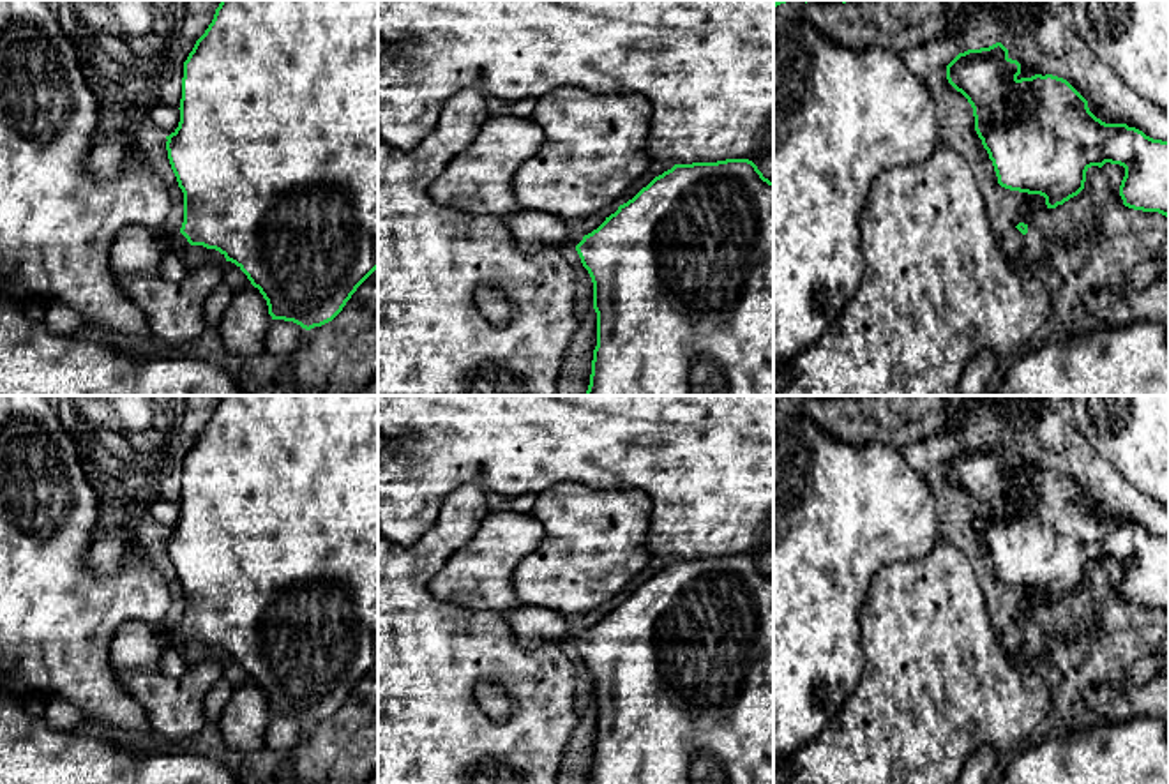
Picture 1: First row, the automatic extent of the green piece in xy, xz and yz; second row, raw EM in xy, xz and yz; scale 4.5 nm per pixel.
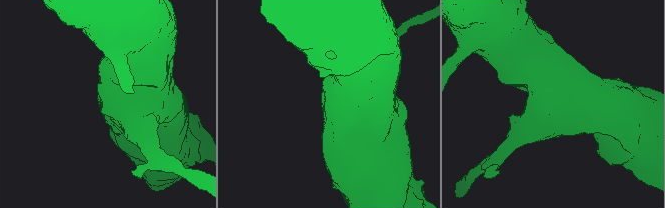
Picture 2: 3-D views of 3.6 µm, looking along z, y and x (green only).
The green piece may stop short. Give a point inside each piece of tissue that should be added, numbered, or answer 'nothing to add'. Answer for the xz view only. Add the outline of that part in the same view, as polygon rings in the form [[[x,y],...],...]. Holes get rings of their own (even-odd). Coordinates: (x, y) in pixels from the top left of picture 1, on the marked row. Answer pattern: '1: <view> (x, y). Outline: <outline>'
1: xz (532, 230). Outline: [[[521,208],[505,217],[505,222],[519,251],[526,254],[539,253],[547,245],[577,245],[583,240],[583,235],[567,228],[567,221],[540,210]]]

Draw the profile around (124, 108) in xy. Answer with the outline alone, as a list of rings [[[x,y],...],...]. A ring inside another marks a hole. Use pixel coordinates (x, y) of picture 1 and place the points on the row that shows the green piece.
[[[55,0],[55,12],[99,104],[87,171],[97,180],[118,178],[132,157],[141,157],[150,109],[159,104],[161,87],[178,58],[187,0]]]

